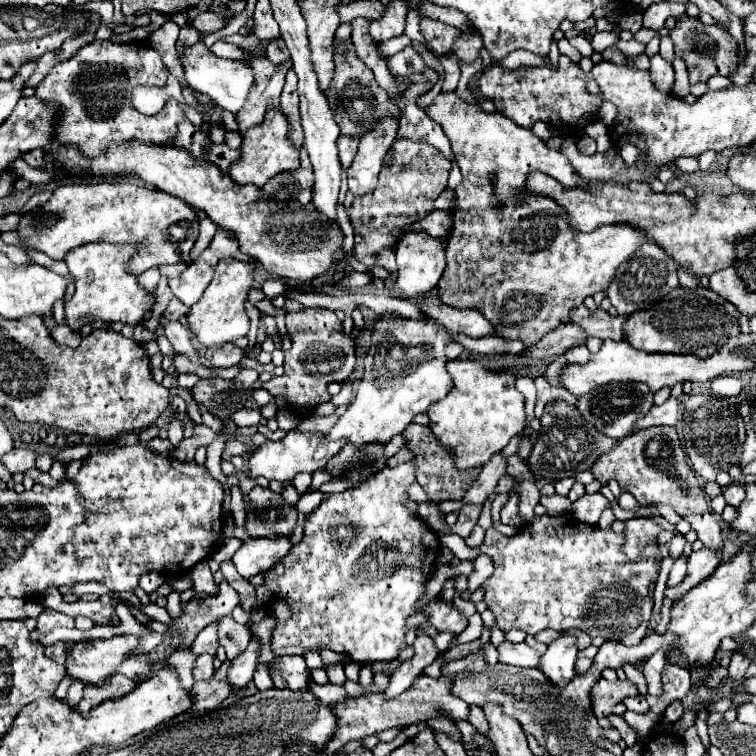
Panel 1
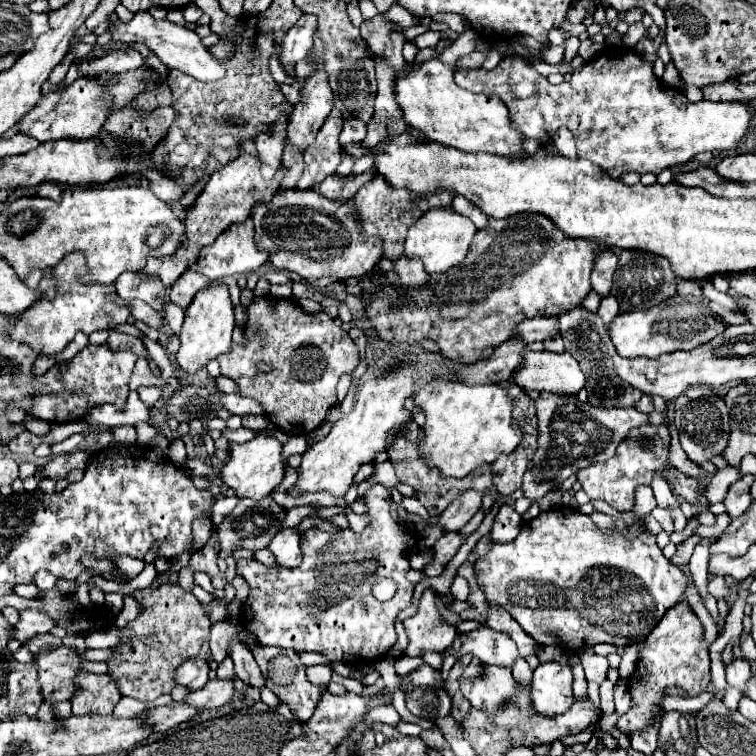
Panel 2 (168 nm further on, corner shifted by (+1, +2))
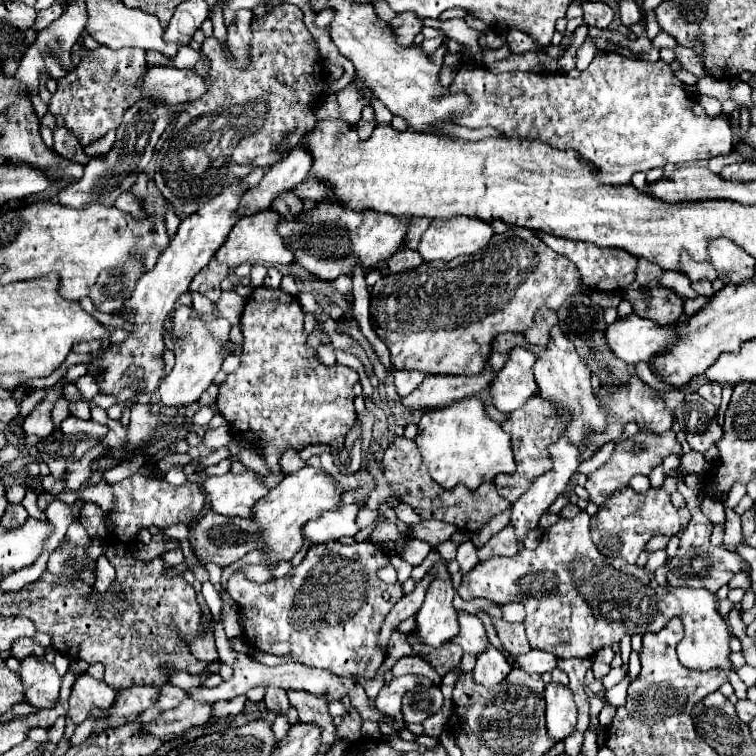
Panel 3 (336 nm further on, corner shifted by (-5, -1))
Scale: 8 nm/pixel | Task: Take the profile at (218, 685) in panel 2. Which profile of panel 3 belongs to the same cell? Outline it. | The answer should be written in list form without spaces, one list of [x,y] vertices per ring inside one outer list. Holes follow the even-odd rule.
[[[185,699],[175,709],[163,711],[153,721],[143,723],[141,731],[151,733],[155,737],[163,737],[171,733],[181,735],[191,727],[207,723],[209,719],[211,719],[211,705],[201,705],[201,703],[195,703],[193,699]]]

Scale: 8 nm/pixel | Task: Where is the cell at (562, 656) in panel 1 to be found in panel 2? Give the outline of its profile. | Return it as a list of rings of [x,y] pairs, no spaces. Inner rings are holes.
[[[543,662],[533,672],[531,700],[539,714],[555,716],[569,710],[573,702],[571,692],[573,674],[569,666],[559,662]]]

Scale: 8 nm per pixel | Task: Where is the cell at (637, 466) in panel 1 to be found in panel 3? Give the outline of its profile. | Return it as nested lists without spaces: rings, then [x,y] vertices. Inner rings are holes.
[[[669,431],[669,433],[663,433],[663,435],[637,433],[637,435],[629,437],[629,439],[621,439],[621,441],[617,441],[611,459],[609,459],[607,463],[603,463],[597,471],[593,471],[593,473],[587,477],[585,489],[589,491],[591,501],[593,501],[595,505],[603,505],[605,499],[607,499],[613,491],[617,491],[617,489],[629,485],[629,479],[631,479],[633,475],[637,475],[637,473],[649,475],[651,469],[653,469],[655,465],[659,465],[665,455],[677,453],[677,451],[681,451],[681,443],[677,441],[675,431]]]

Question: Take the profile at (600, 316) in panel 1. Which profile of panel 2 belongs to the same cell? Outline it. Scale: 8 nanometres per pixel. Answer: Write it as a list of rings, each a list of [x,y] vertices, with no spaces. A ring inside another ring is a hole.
[[[543,316],[543,318],[529,318],[517,326],[517,336],[525,342],[555,338],[561,334],[559,316]]]

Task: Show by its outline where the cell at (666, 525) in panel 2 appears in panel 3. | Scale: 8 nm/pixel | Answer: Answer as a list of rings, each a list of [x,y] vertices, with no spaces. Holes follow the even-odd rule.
[[[655,535],[655,537],[651,537],[649,541],[647,541],[647,545],[645,545],[645,551],[649,551],[649,553],[653,553],[653,551],[657,551],[657,549],[663,549],[665,545],[667,545],[667,541],[670,541],[673,536],[665,536],[665,535]]]

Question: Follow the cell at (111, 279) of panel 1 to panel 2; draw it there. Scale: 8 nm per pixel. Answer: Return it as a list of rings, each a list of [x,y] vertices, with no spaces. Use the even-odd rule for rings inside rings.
[[[71,252],[67,254],[55,268],[53,274],[59,282],[57,296],[53,302],[39,300],[35,306],[25,310],[23,320],[19,320],[11,328],[11,338],[17,338],[21,342],[27,342],[35,352],[43,354],[59,354],[77,332],[91,334],[95,330],[113,328],[119,324],[125,324],[125,320],[131,316],[131,306],[119,306],[115,300],[119,298],[115,284],[101,284],[101,282],[83,282],[83,274],[87,274],[87,260],[85,254]]]

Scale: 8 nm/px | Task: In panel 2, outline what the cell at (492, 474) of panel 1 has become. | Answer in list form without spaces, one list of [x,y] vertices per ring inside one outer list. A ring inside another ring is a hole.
[[[467,490],[459,498],[455,498],[455,502],[451,502],[451,506],[441,514],[439,524],[445,528],[445,532],[461,530],[473,518],[479,506],[481,506],[481,496],[477,494],[477,490]]]

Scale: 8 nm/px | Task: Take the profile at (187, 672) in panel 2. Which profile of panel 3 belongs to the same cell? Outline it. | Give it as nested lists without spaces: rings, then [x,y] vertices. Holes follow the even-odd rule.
[[[165,685],[165,687],[161,687],[161,691],[159,691],[157,707],[159,707],[161,711],[167,711],[167,709],[177,707],[183,699],[187,699],[185,689],[179,689],[179,687],[173,687],[173,685]]]

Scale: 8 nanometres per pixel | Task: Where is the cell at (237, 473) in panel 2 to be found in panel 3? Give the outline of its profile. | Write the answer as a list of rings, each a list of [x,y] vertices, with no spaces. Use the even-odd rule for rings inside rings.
[[[253,471],[207,477],[203,491],[207,495],[207,505],[211,501],[211,511],[225,517],[251,517],[255,503],[269,493],[269,489],[257,481],[257,473]]]

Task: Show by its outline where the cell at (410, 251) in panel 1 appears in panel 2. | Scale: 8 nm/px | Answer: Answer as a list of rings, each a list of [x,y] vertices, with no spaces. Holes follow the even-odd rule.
[[[451,208],[429,210],[427,214],[423,214],[423,218],[419,218],[419,222],[411,226],[405,242],[405,256],[419,258],[427,274],[445,274],[449,268],[457,266],[465,258],[475,232],[475,224],[461,214],[455,214]]]

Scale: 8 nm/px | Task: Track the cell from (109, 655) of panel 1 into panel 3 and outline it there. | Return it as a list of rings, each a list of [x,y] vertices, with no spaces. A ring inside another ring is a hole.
[[[27,657],[19,667],[19,677],[23,681],[25,703],[33,705],[35,709],[55,707],[61,677],[51,663],[37,657]]]

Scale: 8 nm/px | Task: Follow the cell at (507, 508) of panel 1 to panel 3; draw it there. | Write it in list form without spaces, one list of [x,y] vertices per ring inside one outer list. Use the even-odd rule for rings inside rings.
[[[507,525],[501,533],[497,533],[483,549],[479,549],[477,557],[479,559],[489,559],[495,555],[515,555],[517,553],[517,539],[515,539],[515,529]]]

